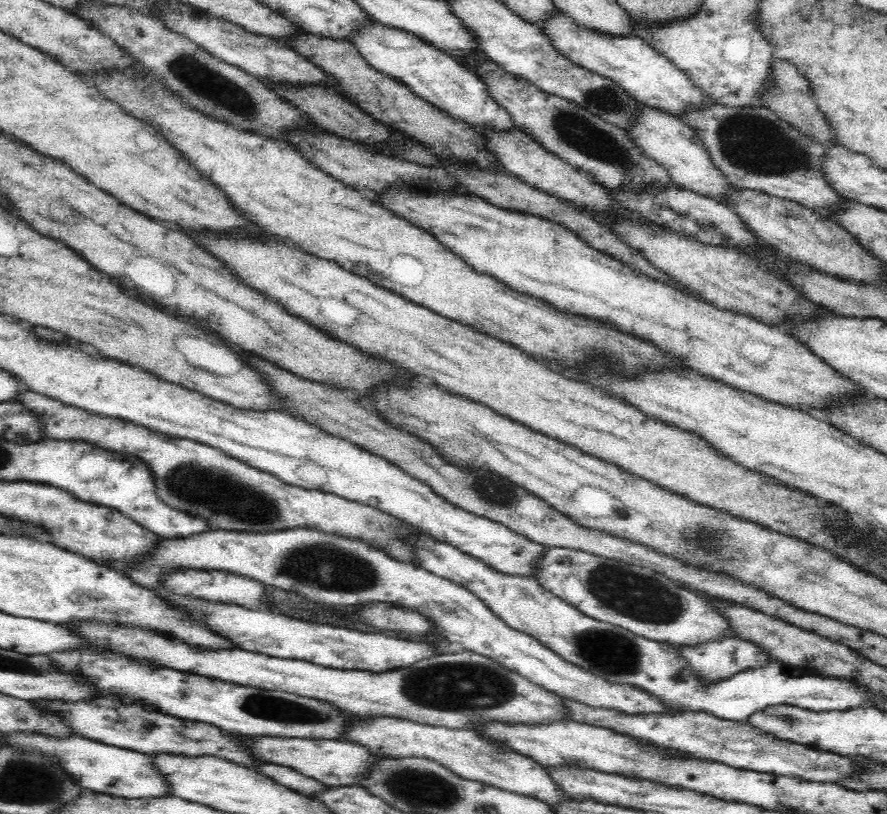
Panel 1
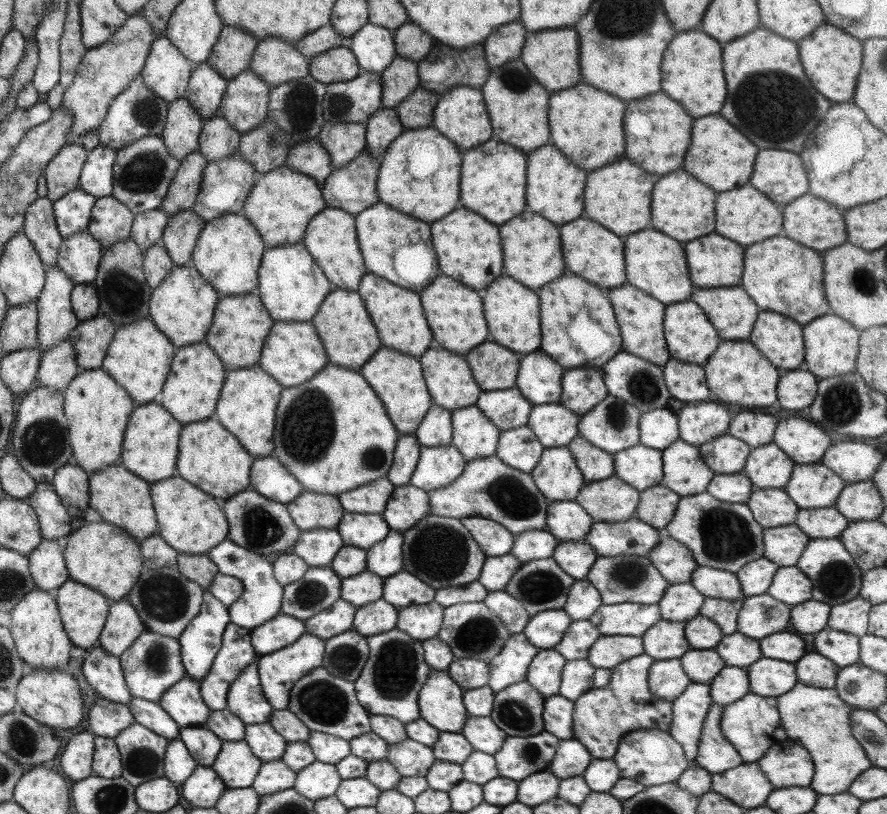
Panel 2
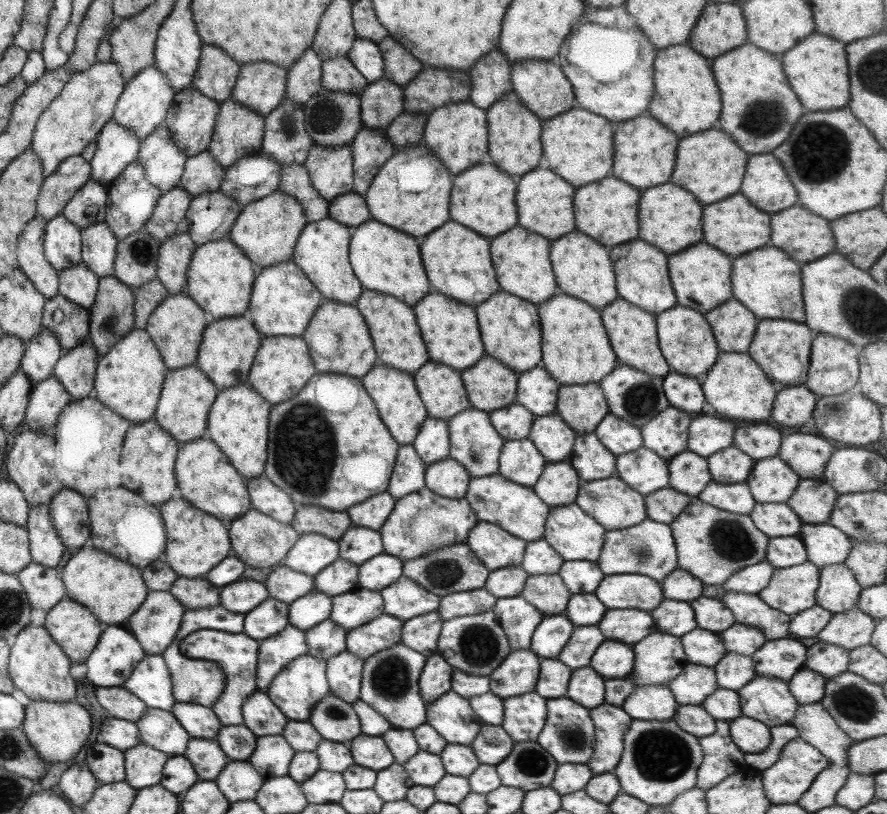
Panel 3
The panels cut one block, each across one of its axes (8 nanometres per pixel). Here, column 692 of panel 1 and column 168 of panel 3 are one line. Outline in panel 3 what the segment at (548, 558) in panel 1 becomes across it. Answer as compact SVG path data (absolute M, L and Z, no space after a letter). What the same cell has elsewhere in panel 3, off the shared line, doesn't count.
M151 590L124 626L137 639L145 655L161 654L178 632L184 610L168 591Z

